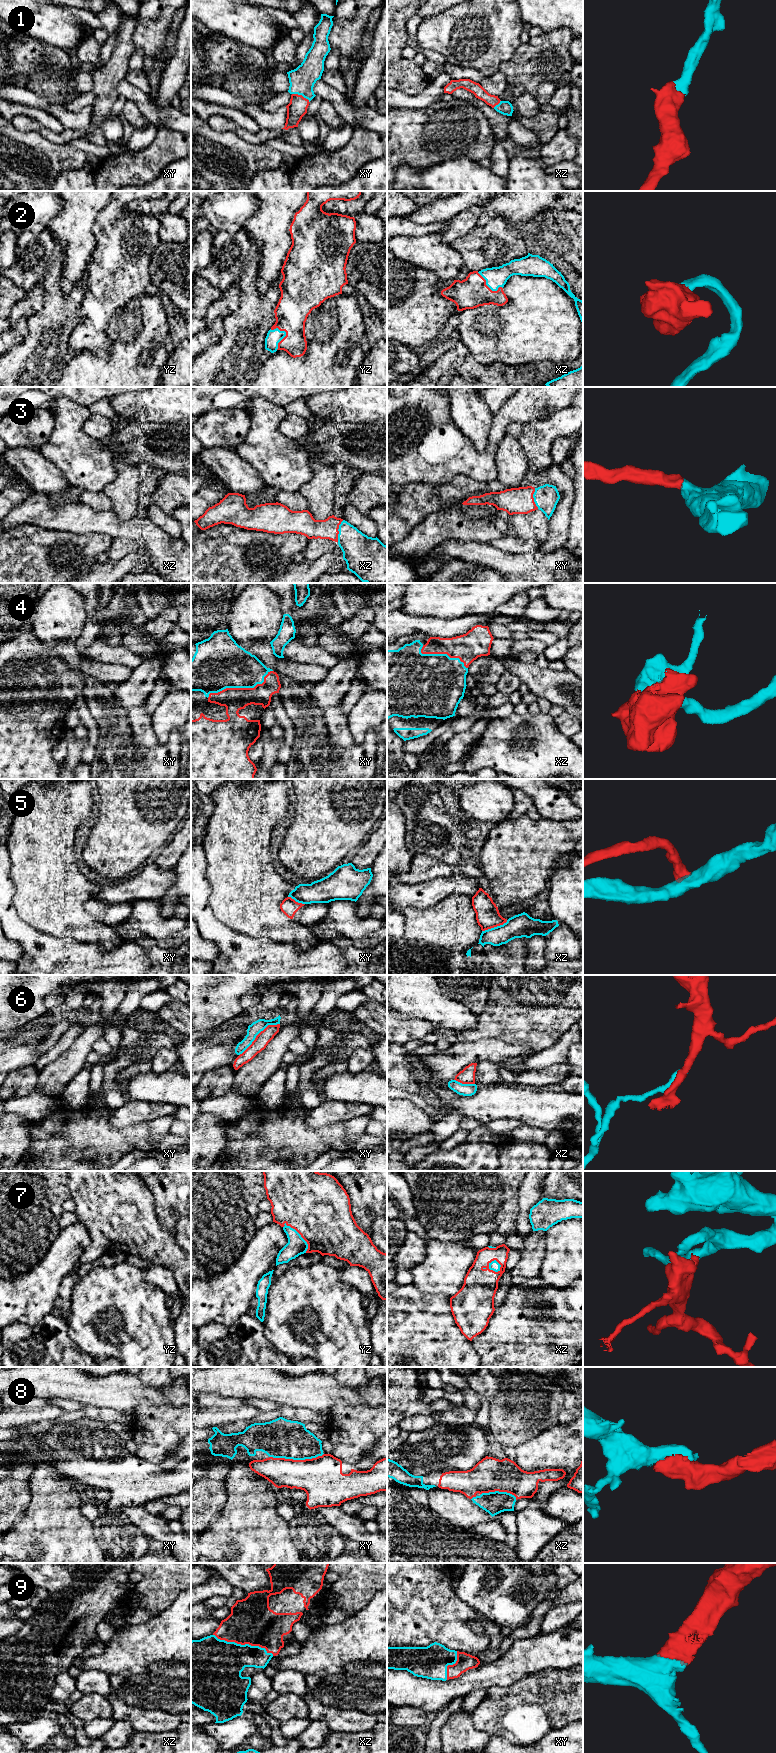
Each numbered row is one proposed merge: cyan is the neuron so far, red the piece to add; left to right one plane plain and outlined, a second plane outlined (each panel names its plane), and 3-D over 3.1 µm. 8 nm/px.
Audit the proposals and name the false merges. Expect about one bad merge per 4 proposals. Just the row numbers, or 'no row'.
5, 6

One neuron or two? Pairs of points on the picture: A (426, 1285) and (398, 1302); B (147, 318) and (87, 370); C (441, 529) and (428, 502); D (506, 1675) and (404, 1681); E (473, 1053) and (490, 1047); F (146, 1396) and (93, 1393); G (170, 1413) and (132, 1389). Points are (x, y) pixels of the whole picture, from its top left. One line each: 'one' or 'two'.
A: two
B: one
C: two
D: one
E: one
F: one
G: two

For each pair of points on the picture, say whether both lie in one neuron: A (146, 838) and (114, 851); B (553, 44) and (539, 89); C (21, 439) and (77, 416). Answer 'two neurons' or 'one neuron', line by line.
A: one neuron
B: one neuron
C: two neurons

